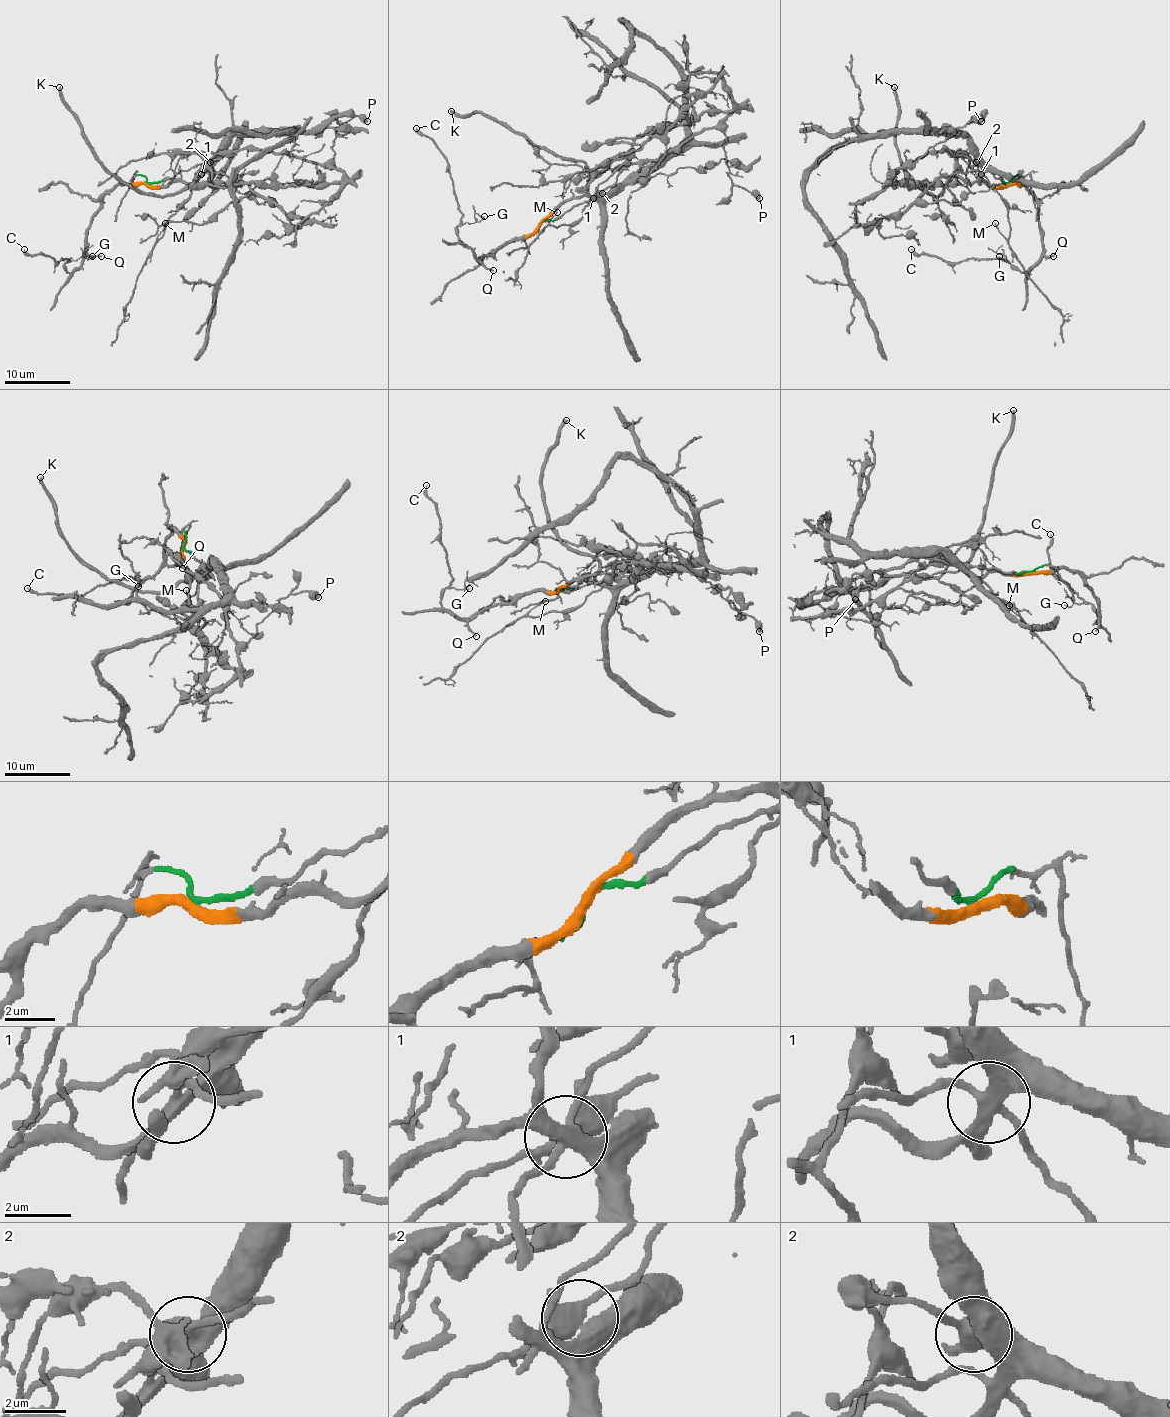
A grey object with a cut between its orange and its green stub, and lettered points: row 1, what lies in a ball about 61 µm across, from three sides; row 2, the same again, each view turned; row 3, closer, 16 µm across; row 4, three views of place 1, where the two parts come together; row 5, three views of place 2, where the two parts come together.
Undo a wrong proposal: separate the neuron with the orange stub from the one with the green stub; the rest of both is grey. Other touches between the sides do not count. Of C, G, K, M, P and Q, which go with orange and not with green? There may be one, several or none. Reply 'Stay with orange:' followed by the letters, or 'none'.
Stay with orange: C, G, K, Q

